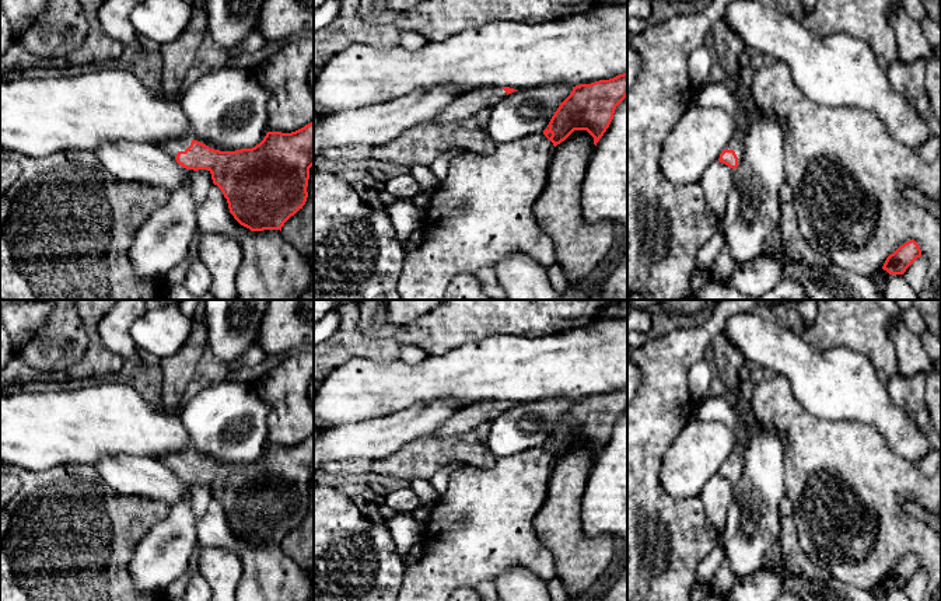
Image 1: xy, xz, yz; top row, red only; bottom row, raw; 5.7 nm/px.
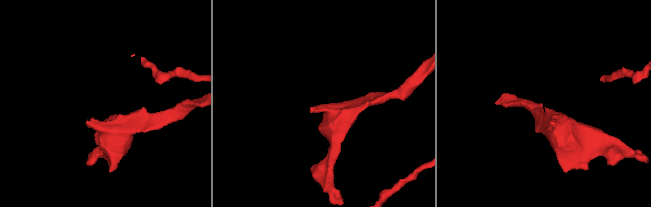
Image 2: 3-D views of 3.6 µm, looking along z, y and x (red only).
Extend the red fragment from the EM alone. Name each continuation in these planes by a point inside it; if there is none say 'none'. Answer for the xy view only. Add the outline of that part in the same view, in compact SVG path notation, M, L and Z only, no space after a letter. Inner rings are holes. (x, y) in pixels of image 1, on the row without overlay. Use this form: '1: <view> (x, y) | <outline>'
1: xy (171, 461) | M172 453L169 455L165 455L162 458L158 458L160 462L162 462L169 471L175 474L176 468L179 465L185 465L192 457L192 453Z

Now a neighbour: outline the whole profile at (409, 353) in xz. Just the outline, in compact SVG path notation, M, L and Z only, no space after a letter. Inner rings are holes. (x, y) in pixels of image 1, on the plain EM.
M399 345L399 359L407 364L417 364L427 357L427 353L414 345Z

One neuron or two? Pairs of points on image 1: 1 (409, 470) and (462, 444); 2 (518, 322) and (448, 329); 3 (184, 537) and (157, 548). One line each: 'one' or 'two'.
1: one
2: one
3: one

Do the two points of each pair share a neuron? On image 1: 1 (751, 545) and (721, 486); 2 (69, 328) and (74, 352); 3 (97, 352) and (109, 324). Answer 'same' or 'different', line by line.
1: different
2: same
3: different

